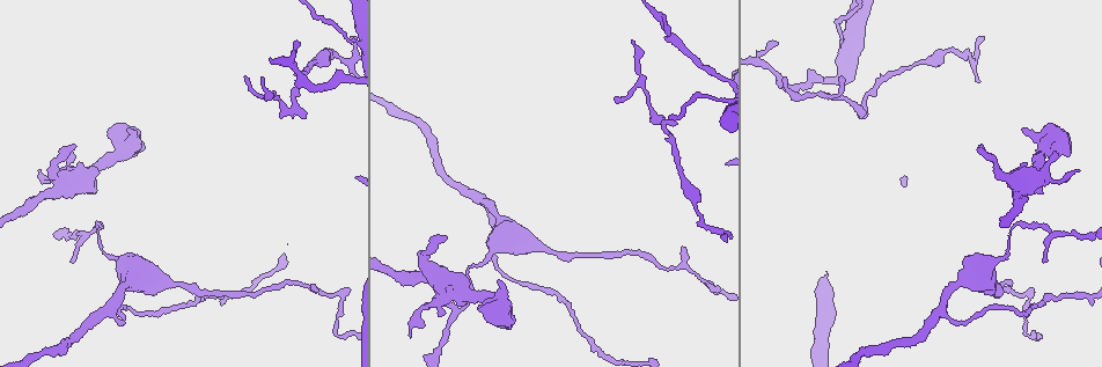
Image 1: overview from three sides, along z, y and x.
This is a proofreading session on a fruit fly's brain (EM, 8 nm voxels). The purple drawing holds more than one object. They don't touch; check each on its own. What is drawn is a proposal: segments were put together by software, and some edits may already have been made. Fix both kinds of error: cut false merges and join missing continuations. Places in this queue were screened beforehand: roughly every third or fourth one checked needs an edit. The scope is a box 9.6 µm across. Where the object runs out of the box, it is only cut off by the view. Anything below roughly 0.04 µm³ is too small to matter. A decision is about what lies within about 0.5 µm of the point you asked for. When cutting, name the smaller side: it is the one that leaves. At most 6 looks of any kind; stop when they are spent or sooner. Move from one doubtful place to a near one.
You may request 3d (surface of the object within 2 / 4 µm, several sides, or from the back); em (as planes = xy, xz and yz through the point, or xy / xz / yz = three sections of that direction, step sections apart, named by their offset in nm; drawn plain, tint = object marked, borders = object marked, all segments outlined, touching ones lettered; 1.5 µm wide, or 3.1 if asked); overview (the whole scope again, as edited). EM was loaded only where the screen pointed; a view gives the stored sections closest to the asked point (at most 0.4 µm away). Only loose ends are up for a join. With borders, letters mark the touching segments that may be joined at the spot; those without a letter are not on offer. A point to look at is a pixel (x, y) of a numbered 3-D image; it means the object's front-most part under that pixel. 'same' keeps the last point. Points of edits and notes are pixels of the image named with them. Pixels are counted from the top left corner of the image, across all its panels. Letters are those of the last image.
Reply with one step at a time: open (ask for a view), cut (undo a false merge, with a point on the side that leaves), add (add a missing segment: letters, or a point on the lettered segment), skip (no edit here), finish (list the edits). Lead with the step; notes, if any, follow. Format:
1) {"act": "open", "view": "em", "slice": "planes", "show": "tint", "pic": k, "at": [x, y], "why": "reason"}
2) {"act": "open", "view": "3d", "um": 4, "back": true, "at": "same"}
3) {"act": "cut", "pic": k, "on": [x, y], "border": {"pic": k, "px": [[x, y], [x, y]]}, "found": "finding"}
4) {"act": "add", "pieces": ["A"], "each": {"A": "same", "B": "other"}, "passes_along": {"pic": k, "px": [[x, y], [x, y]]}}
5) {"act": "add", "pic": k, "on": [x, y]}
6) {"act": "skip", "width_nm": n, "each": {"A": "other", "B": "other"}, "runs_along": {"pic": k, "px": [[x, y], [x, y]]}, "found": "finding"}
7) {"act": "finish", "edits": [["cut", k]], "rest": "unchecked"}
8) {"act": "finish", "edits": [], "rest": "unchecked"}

{"act": "open", "view": "em", "slice": "yz", "step": 4, "show": "tint", "pic": 1, "at": [244, 78], "why": "an open end"}

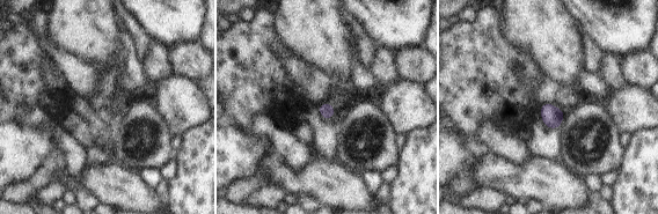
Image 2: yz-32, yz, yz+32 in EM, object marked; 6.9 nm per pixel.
{"act": "open", "view": "em", "slice": "planes", "show": "borders", "at": "same"}

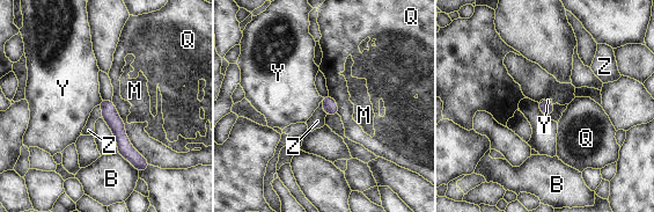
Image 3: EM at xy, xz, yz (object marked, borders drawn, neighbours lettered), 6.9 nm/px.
{"act": "skip", "width_nm": 90, "longest_contact_nm": ["Q", 500], "each": {"B": "other", "M": "other", "Q": "other", "Y": "other", "Z": "other"}, "found": "none of them fits"}

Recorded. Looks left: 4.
{"act": "open", "view": "3d", "um": 2, "pic": 1, "at": [982, 148], "why": "branch stops here"}

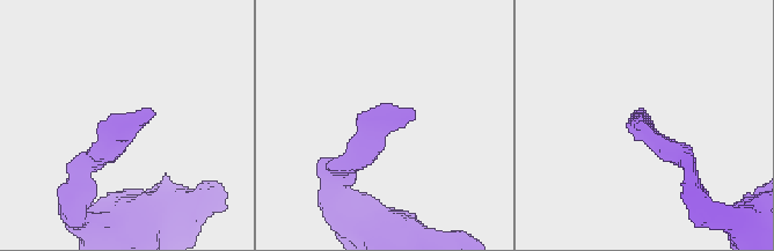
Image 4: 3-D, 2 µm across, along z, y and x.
{"act": "open", "view": "em", "slice": "xy", "step": 4, "show": "borders", "pic": 4, "at": [152, 115]}

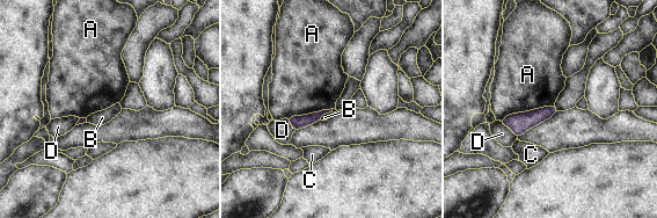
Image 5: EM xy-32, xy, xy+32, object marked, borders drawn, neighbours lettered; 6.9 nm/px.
{"act": "open", "view": "em", "slice": "planes", "show": "borders", "at": "same", "why": "cut it another way"}

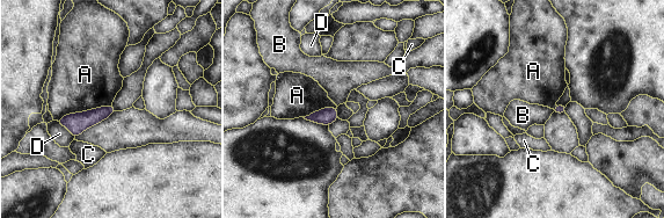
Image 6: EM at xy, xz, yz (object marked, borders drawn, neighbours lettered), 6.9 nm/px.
{"act": "skip", "longest_contact_nm": ["A", 400], "each": {"A": "other", "B": "other", "C": "other", "D": "other"}, "border": {"pic": 6, "px": [[111, 104], [70, 113], [57, 121]]}, "found": "none of them fits"}

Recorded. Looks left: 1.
{"act": "finish", "edits": [], "rest": "unchecked"}

